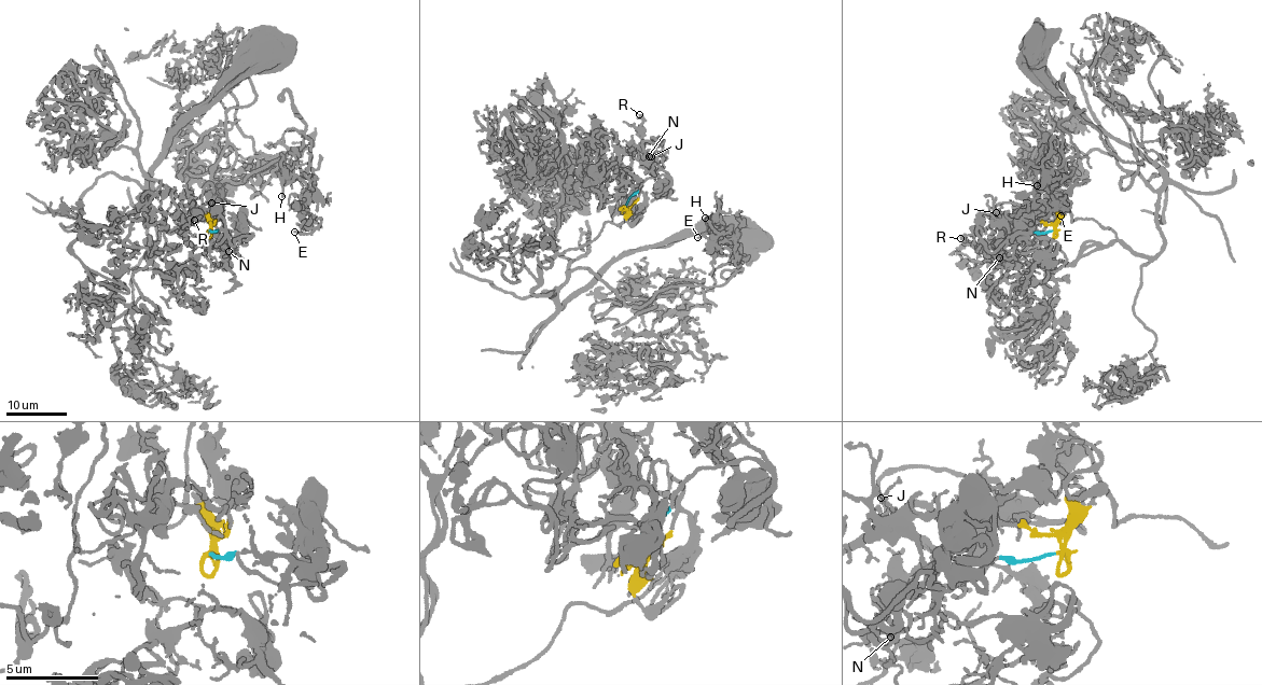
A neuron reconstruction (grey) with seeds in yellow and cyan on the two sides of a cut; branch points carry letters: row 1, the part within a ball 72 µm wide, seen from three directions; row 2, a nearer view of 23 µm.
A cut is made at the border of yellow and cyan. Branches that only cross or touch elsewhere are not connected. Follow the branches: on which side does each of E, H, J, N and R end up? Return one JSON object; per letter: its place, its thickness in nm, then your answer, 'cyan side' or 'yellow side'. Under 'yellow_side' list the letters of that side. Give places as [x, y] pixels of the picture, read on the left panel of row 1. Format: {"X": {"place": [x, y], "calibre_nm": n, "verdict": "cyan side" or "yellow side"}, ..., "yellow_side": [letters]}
{"E": {"place": [294, 232], "calibre_nm": 130, "verdict": "yellow side"}, "H": {"place": [281, 196], "calibre_nm": 110, "verdict": "yellow side"}, "J": {"place": [211, 203], "calibre_nm": 160, "verdict": "cyan side"}, "N": {"place": [229, 251], "calibre_nm": 200, "verdict": "cyan side"}, "R": {"place": [194, 220], "calibre_nm": 320, "verdict": "cyan side"}, "yellow_side": ["E", "H"]}

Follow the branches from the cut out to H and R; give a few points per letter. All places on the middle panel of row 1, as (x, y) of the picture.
H: (625, 207), (532, 292), (588, 267), (642, 307), (722, 284), (745, 256), (719, 266), (736, 235), (704, 218)
R: (625, 206), (641, 183), (653, 176), (642, 154), (642, 117), (639, 114)

